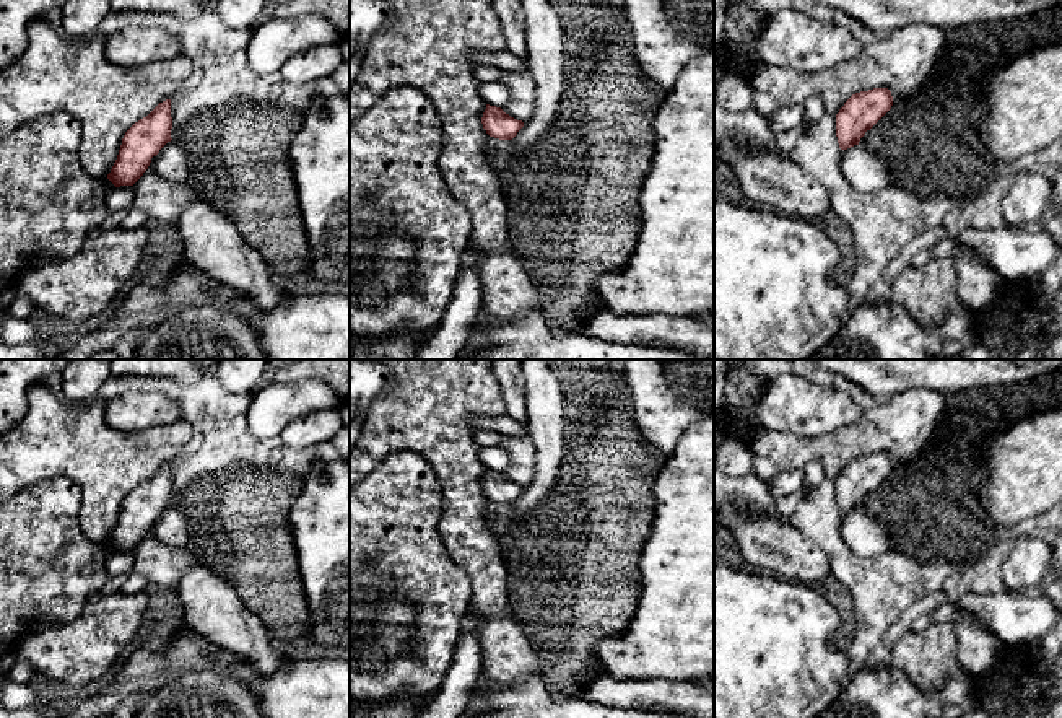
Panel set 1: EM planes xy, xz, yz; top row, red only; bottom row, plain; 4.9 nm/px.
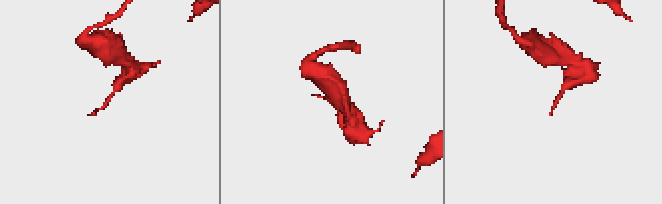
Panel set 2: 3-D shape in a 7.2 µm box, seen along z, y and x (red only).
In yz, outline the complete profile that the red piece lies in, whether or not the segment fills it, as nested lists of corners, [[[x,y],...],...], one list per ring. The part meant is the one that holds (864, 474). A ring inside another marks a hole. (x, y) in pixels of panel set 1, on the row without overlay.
[[[873,453],[852,459],[836,479],[836,501],[841,514],[859,510],[870,495],[893,471],[888,453]]]

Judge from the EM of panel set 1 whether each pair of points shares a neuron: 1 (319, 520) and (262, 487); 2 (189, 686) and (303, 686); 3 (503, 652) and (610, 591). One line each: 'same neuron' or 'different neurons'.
1: different neurons
2: different neurons
3: different neurons

